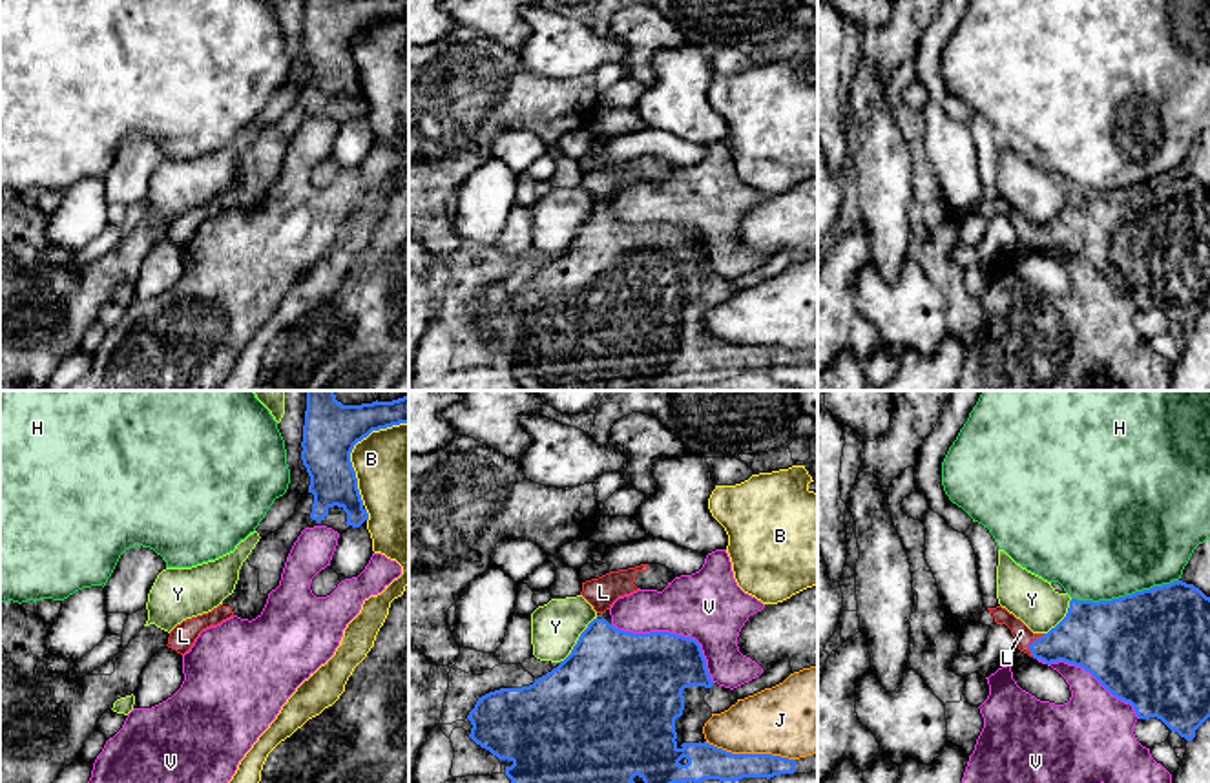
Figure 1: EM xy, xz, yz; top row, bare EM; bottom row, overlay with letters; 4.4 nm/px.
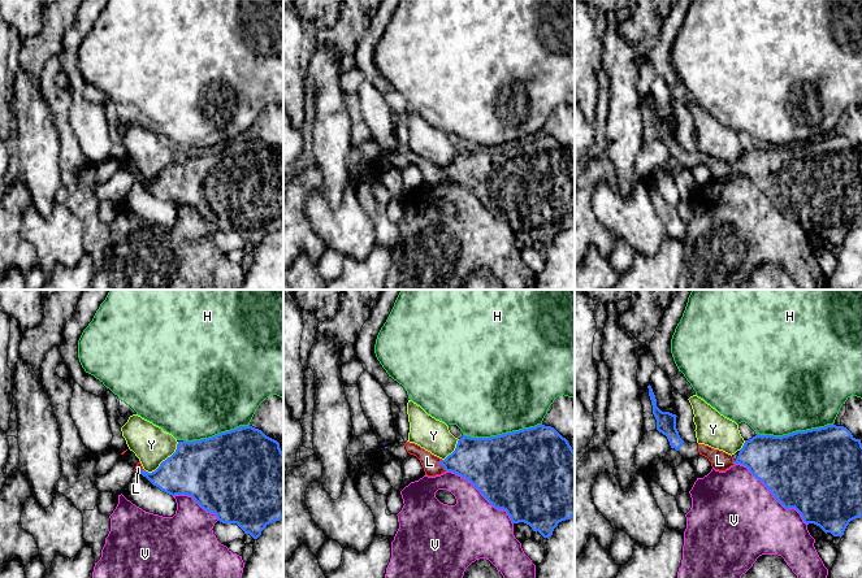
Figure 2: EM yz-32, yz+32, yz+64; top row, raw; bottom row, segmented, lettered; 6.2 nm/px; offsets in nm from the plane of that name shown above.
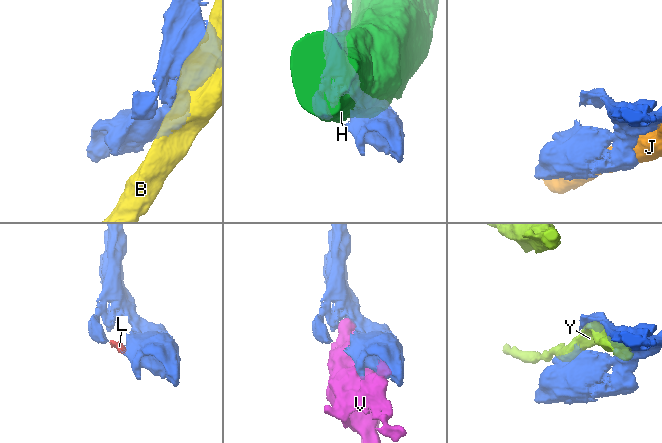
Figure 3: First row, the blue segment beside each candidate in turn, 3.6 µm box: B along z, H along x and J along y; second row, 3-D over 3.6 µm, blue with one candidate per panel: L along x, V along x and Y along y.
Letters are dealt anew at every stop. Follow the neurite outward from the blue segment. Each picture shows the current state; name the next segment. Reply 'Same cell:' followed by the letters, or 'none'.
Same cell: L

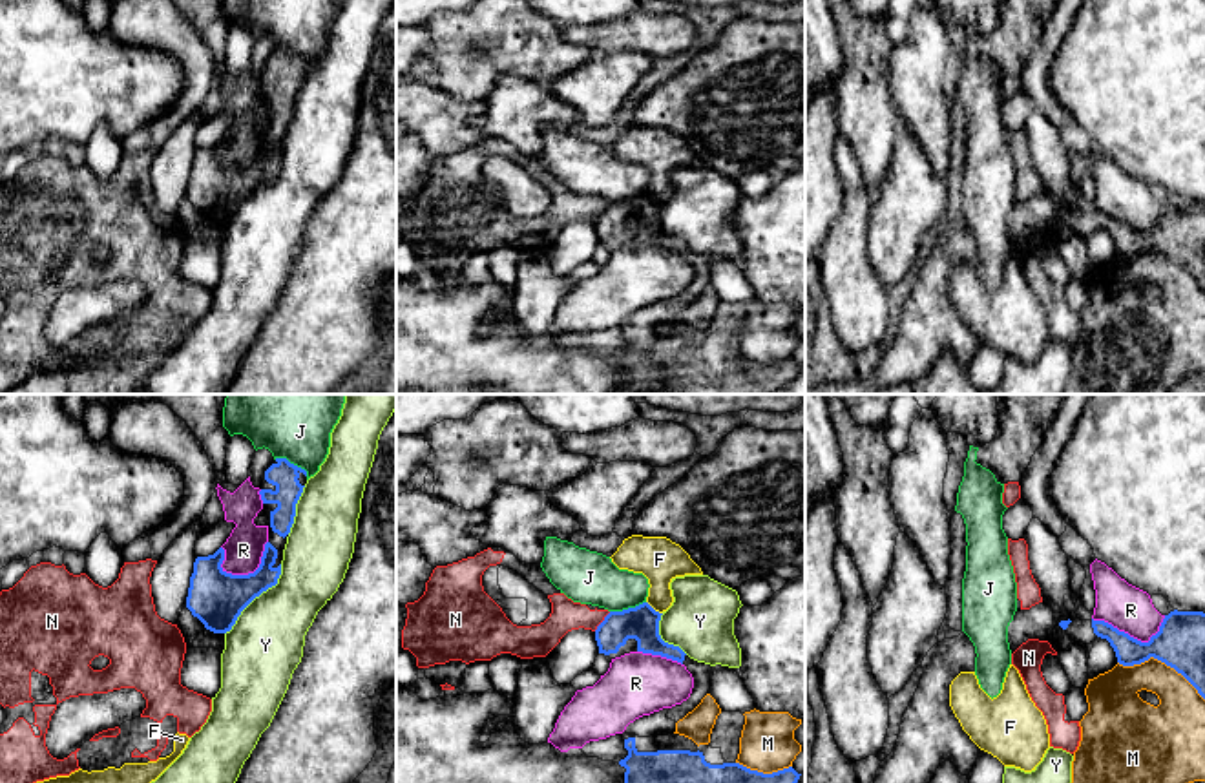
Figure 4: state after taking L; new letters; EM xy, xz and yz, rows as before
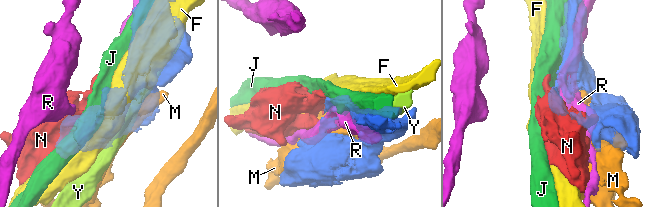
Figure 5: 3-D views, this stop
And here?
Same cell: none

